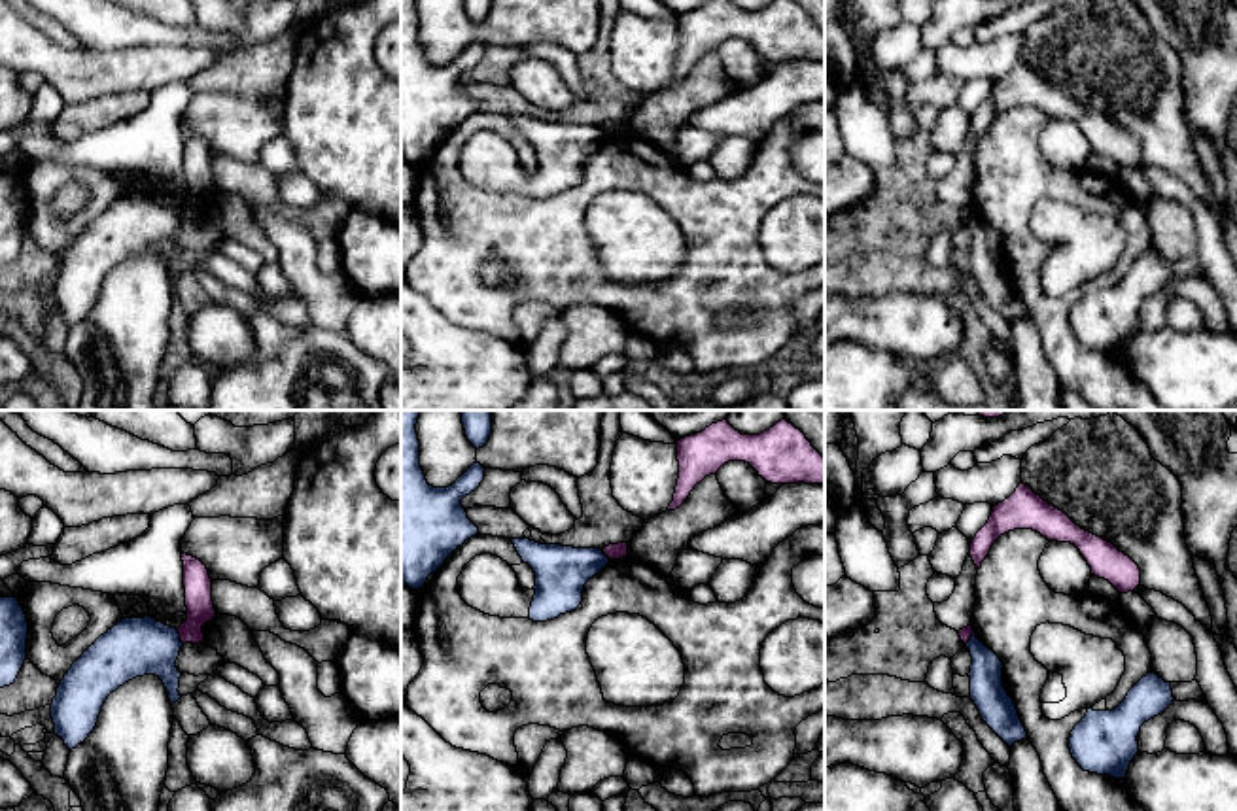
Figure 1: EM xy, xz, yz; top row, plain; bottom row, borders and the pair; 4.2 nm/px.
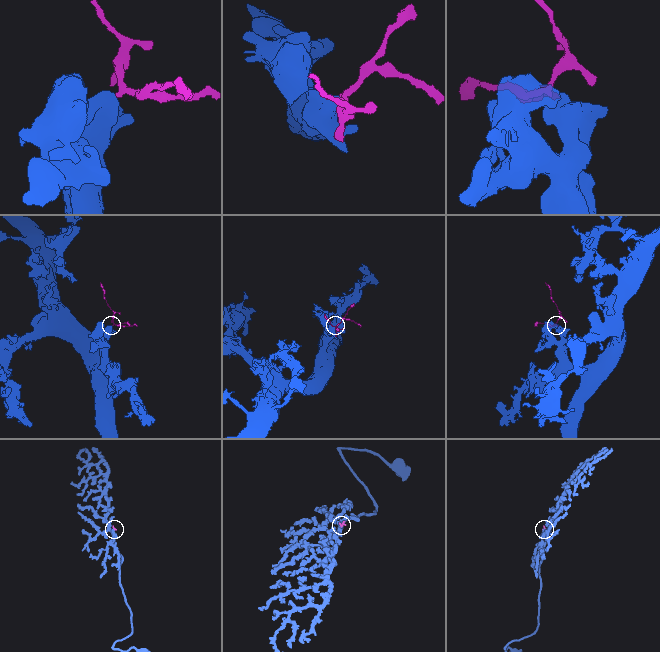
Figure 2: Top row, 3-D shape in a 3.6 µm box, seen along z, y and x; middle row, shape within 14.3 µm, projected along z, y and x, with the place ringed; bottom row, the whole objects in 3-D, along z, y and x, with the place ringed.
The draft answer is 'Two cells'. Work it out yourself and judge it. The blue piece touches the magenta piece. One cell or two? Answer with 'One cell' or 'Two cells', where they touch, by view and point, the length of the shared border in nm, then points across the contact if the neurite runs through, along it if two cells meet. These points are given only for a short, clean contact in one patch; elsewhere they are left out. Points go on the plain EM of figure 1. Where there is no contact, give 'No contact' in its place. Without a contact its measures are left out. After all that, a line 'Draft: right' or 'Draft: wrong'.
Two cells. Touches blue at xy (178, 214). Shared border 70 nm. Boundary: xy (176, 207), (184, 220)
Draft: right

